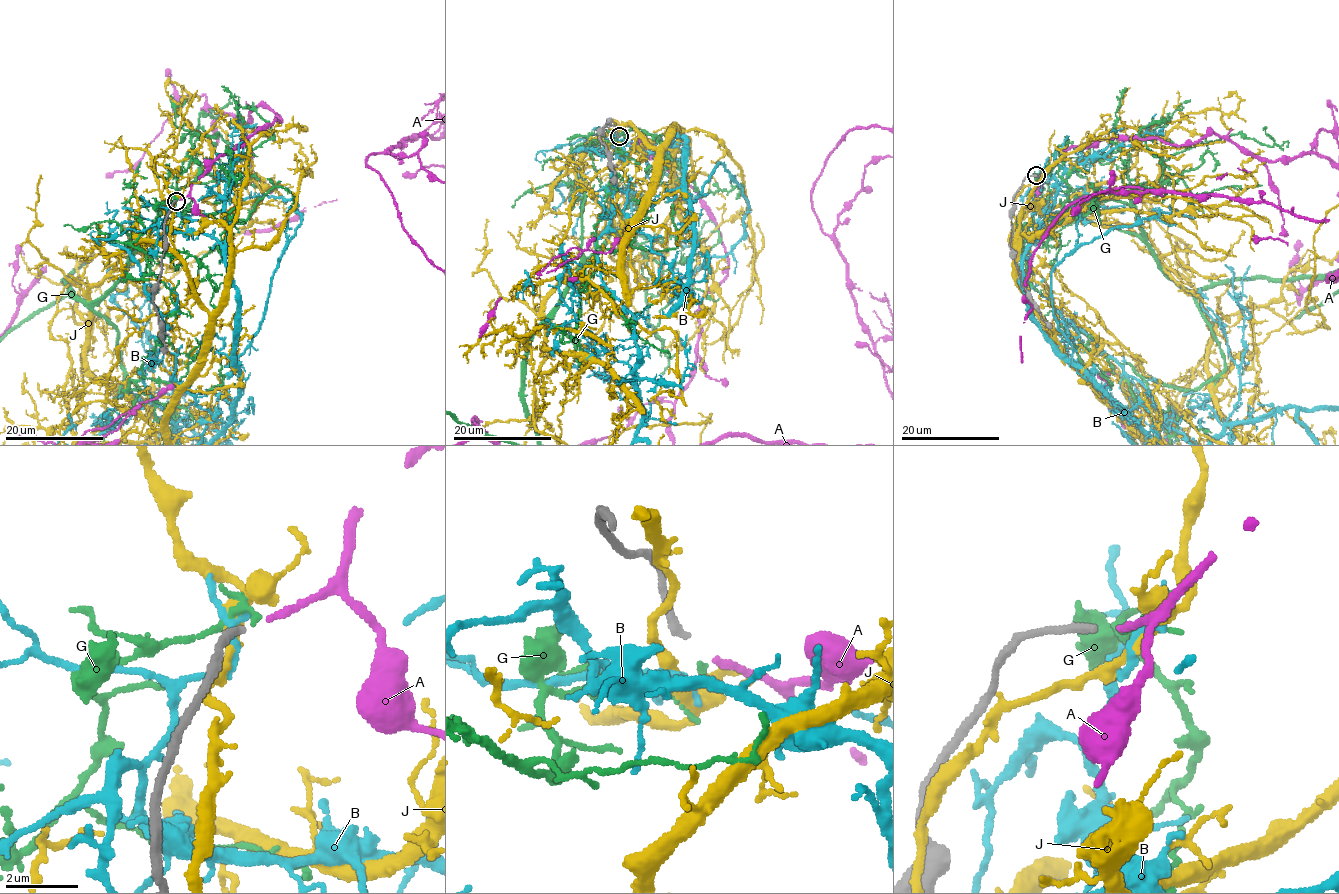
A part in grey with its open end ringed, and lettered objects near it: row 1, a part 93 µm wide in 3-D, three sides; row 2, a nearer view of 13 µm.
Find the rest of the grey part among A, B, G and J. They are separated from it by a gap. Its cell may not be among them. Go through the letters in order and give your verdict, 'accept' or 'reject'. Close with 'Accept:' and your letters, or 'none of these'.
A: accept
B: reject
G: reject
J: reject
Accept: A

